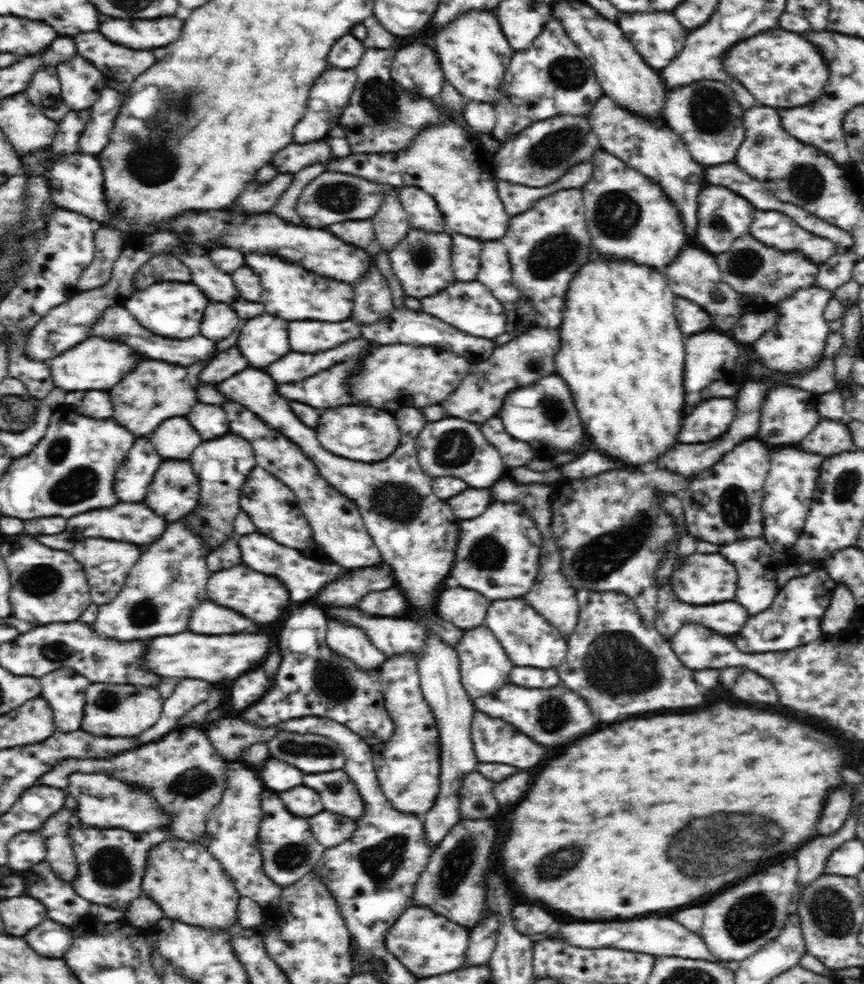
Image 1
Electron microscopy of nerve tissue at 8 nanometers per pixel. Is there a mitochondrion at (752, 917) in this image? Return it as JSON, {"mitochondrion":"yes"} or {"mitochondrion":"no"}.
{"mitochondrion":"yes"}

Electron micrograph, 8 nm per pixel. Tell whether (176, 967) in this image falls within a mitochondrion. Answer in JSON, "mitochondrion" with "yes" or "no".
{"mitochondrion":"no"}

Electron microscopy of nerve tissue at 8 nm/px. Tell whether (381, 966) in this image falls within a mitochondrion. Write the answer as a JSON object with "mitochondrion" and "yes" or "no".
{"mitochondrion":"no"}

